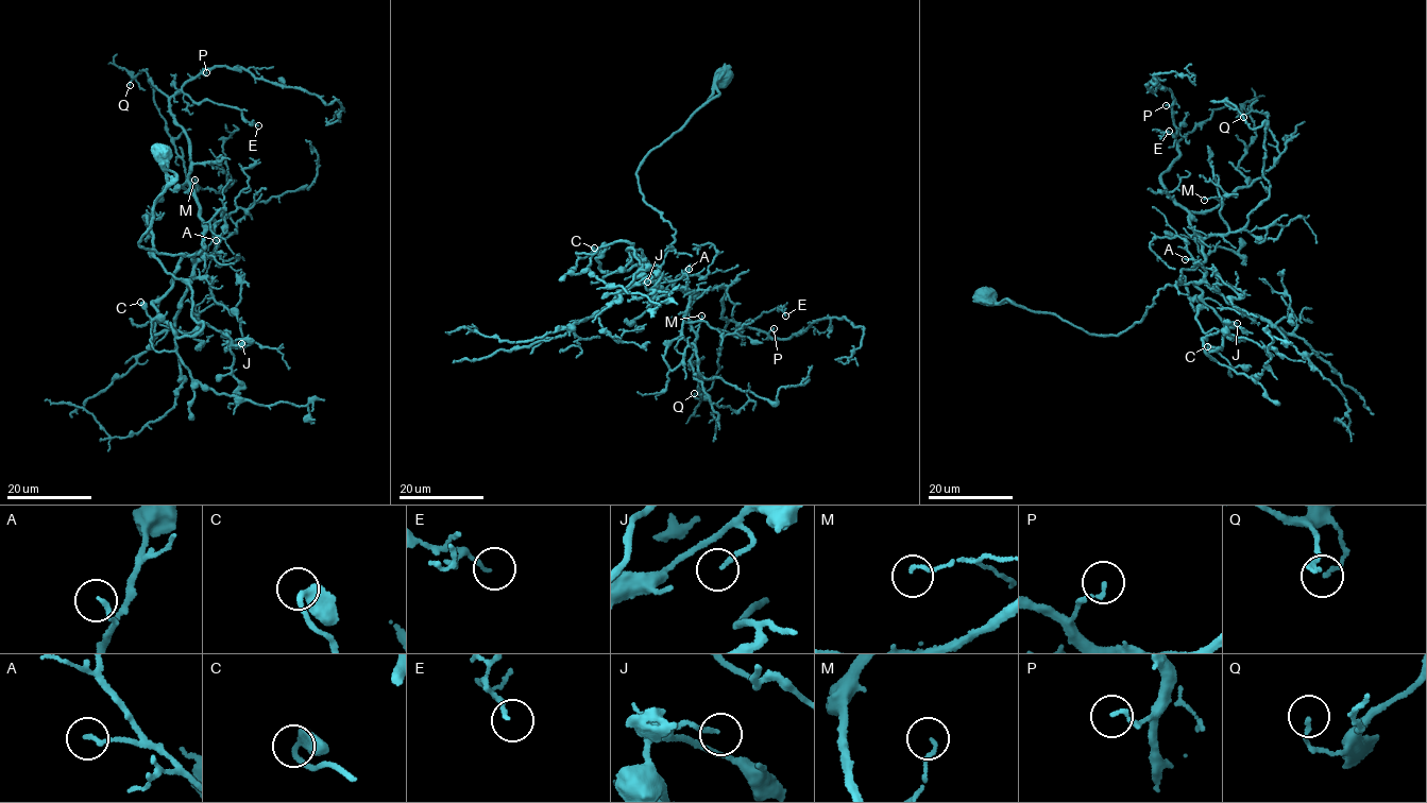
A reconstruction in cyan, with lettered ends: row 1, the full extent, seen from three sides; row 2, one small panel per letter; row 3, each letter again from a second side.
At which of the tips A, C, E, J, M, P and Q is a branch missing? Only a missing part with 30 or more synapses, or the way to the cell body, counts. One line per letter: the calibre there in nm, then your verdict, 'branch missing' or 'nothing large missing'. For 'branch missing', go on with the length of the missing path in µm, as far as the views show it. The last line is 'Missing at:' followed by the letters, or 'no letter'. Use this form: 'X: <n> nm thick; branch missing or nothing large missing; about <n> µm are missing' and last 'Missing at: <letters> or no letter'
A: 140 nm thick; nothing large missing
C: 320 nm thick; nothing large missing
E: 110 nm thick; nothing large missing
J: 150 nm thick; nothing large missing
M: 110 nm thick; nothing large missing
P: 120 nm thick; nothing large missing
Q: 130 nm thick; nothing large missing
Missing at: no letter

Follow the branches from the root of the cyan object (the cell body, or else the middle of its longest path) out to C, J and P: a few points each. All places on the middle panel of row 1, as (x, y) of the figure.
C: (722, 78), (635, 173), (675, 231), (662, 265), (605, 272), (604, 243), (576, 253), (594, 248)
J: (722, 78), (635, 173), (675, 231), (662, 265), (606, 272), (596, 260), (604, 243), (626, 241), (647, 282)
P: (722, 78), (644, 158), (639, 188), (675, 231), (660, 274), (683, 293), (724, 287), (726, 320), (774, 328)

